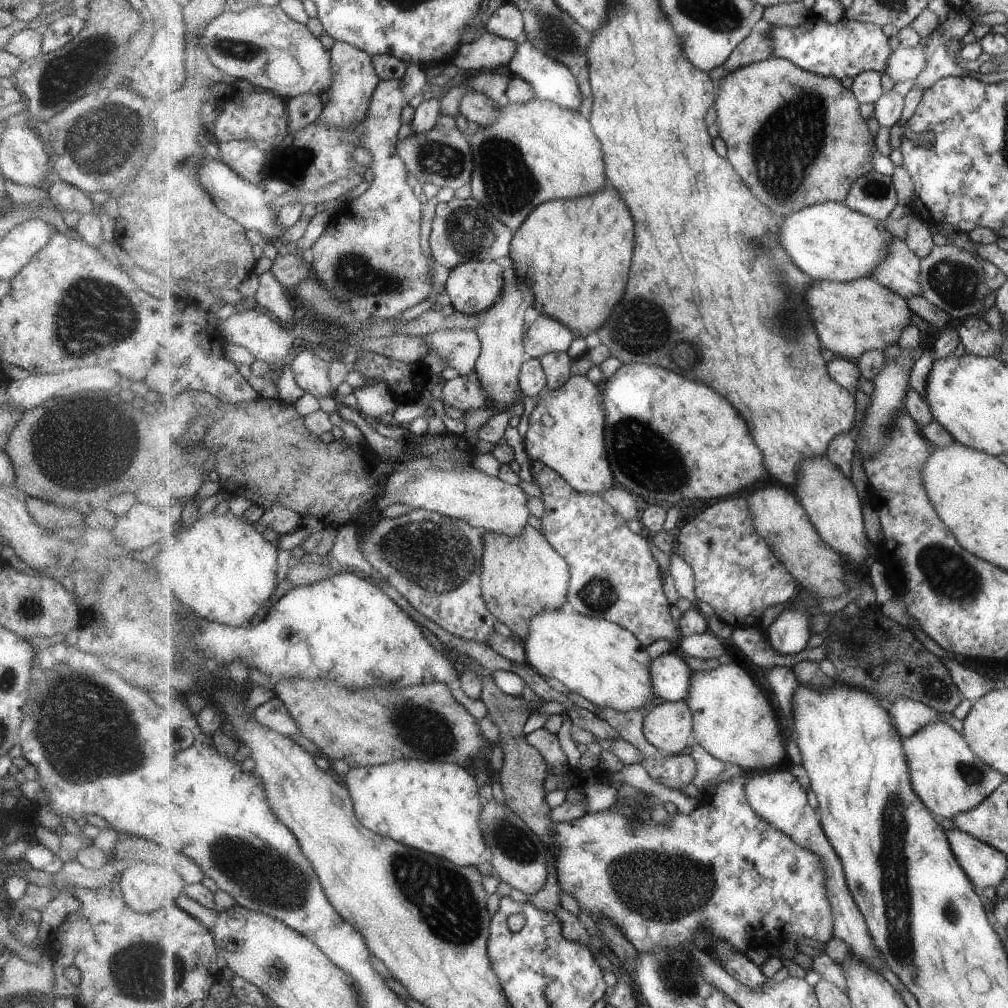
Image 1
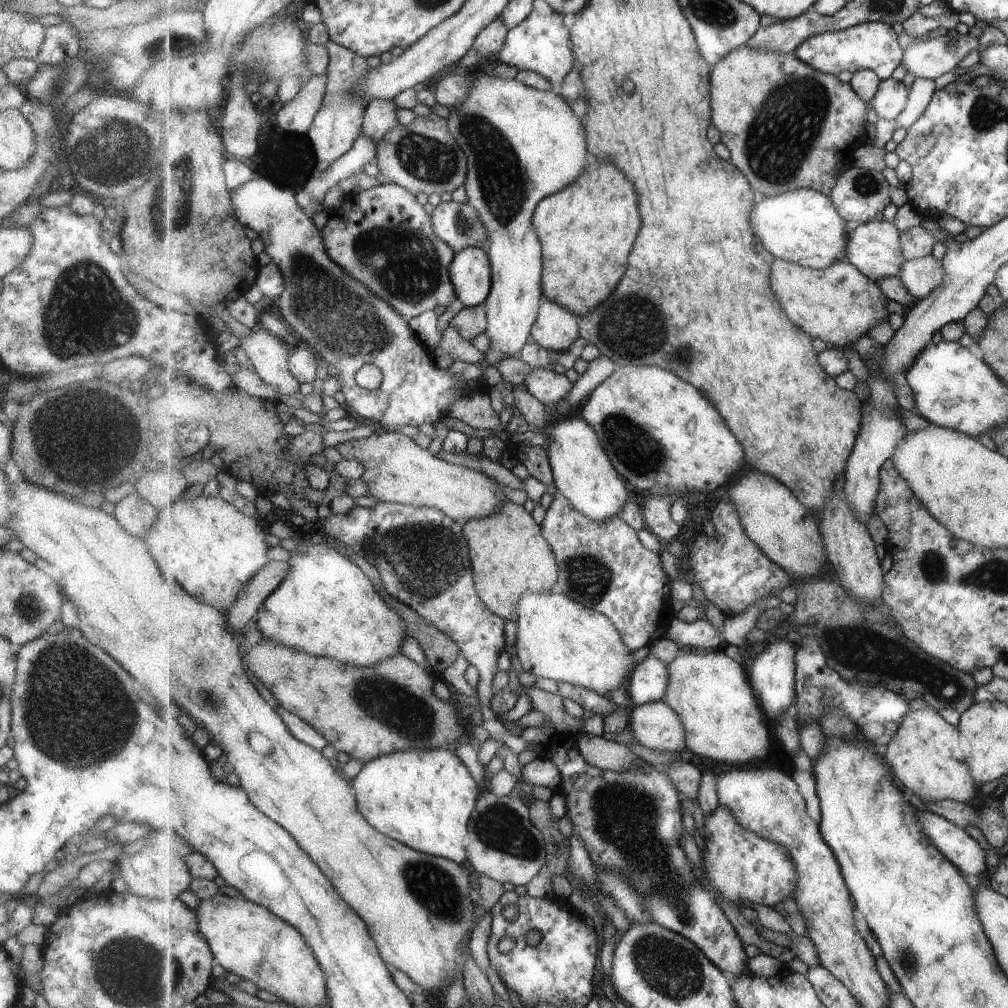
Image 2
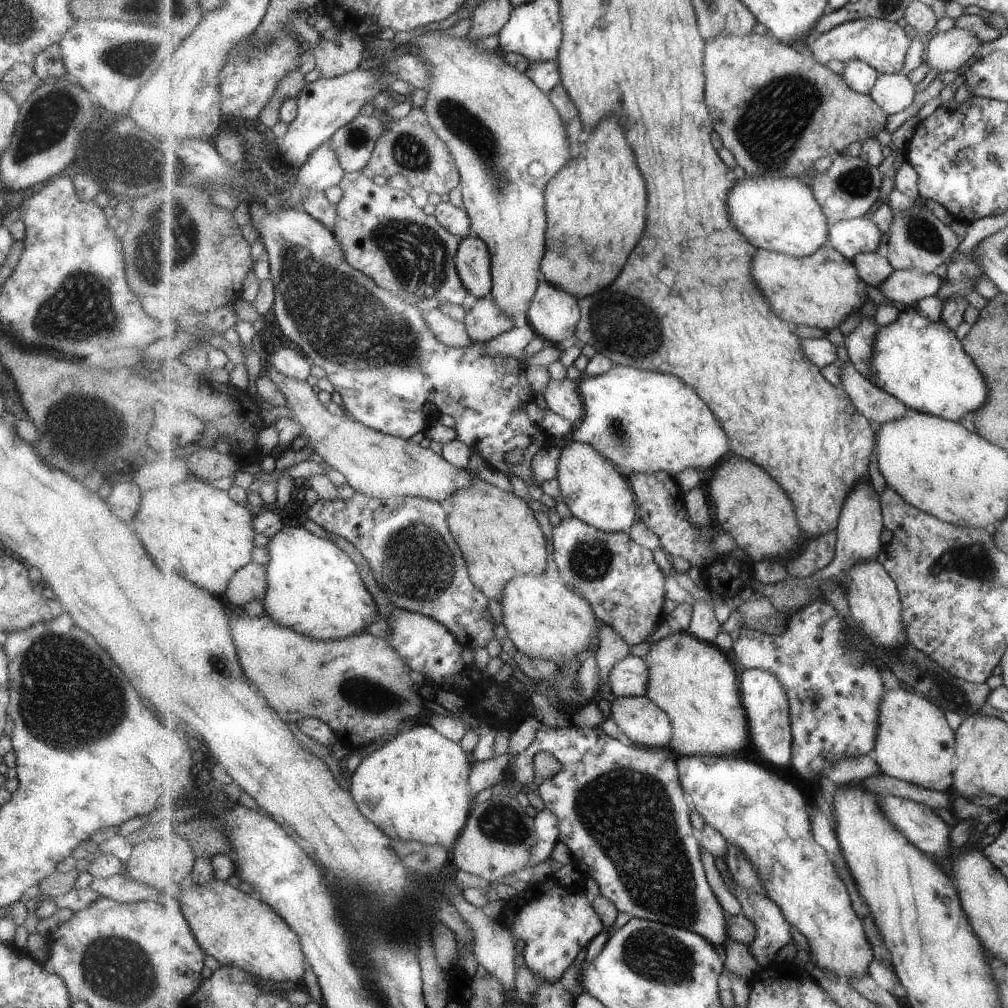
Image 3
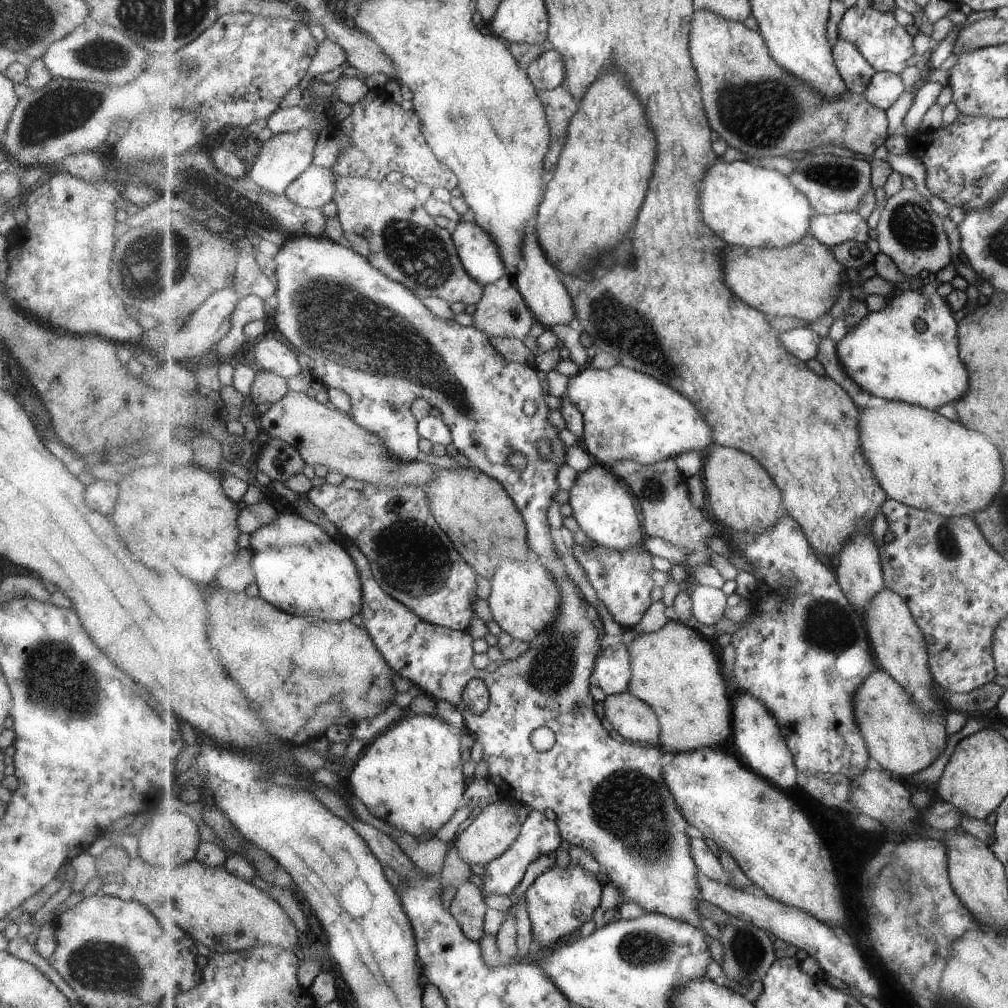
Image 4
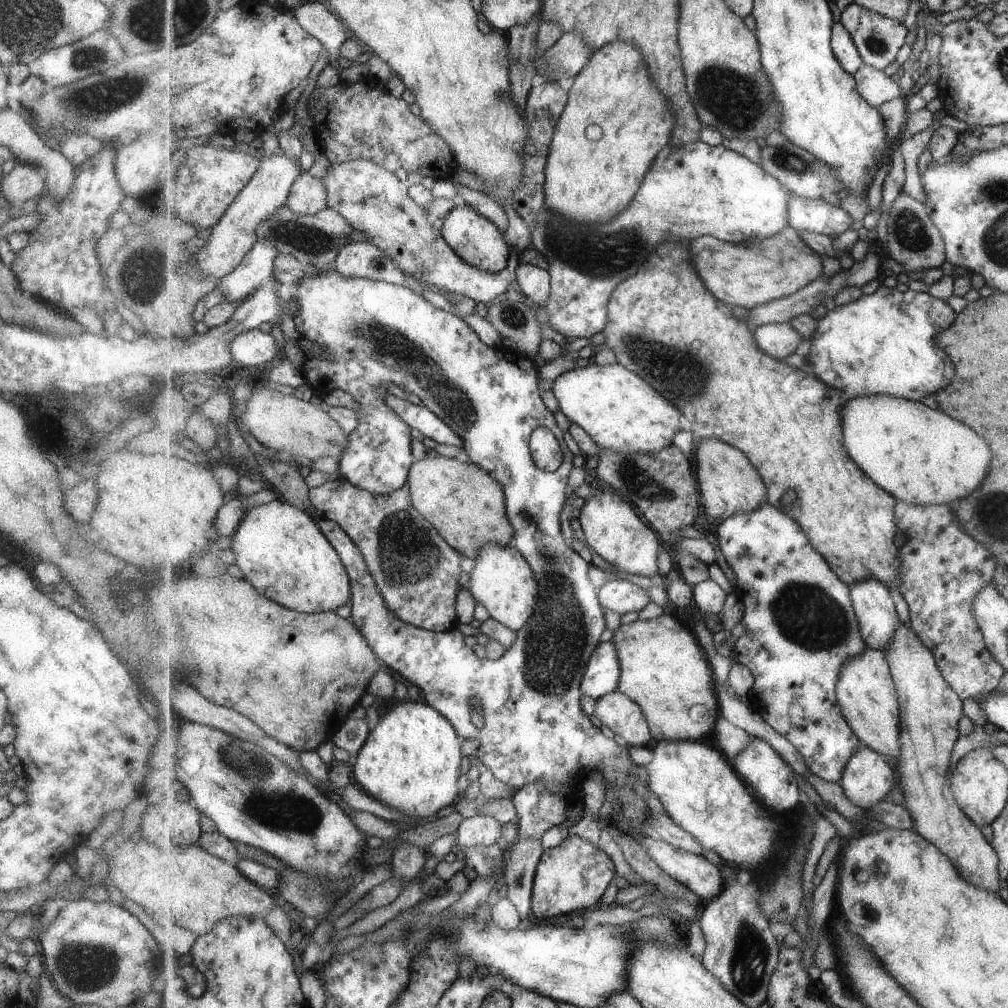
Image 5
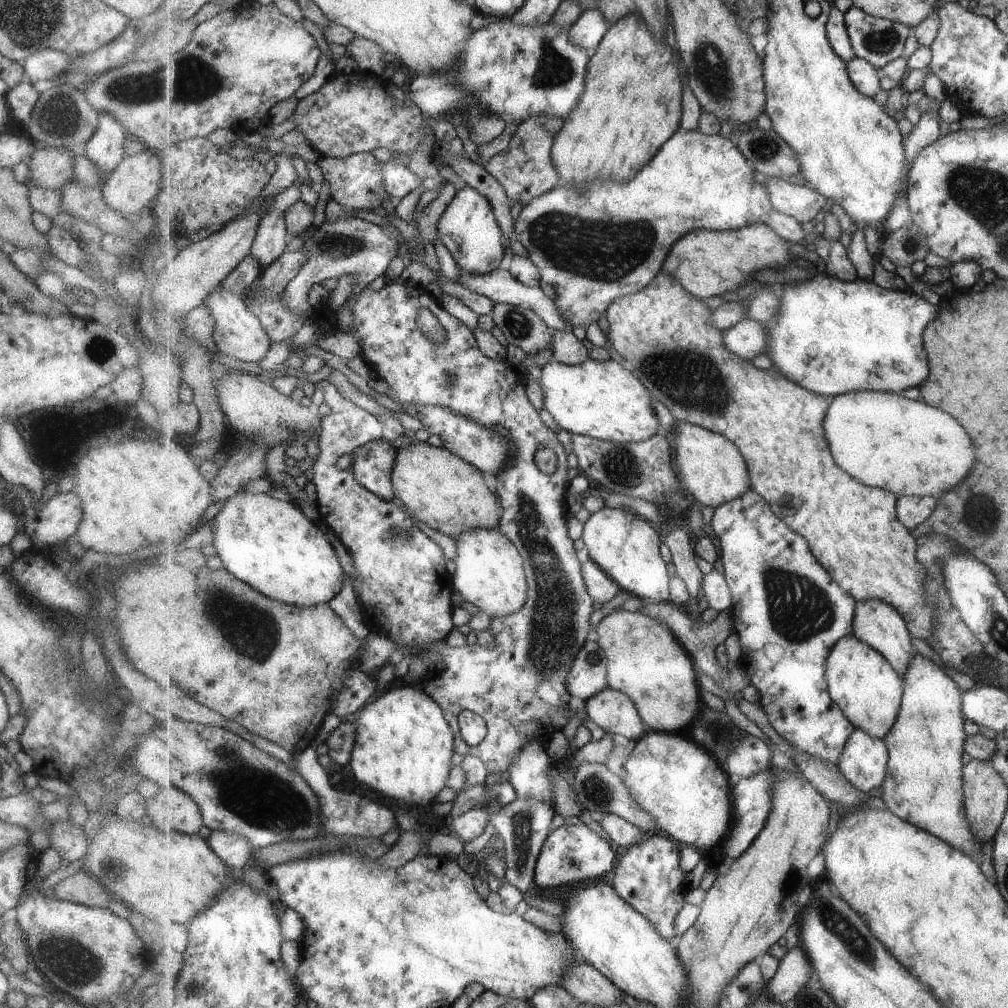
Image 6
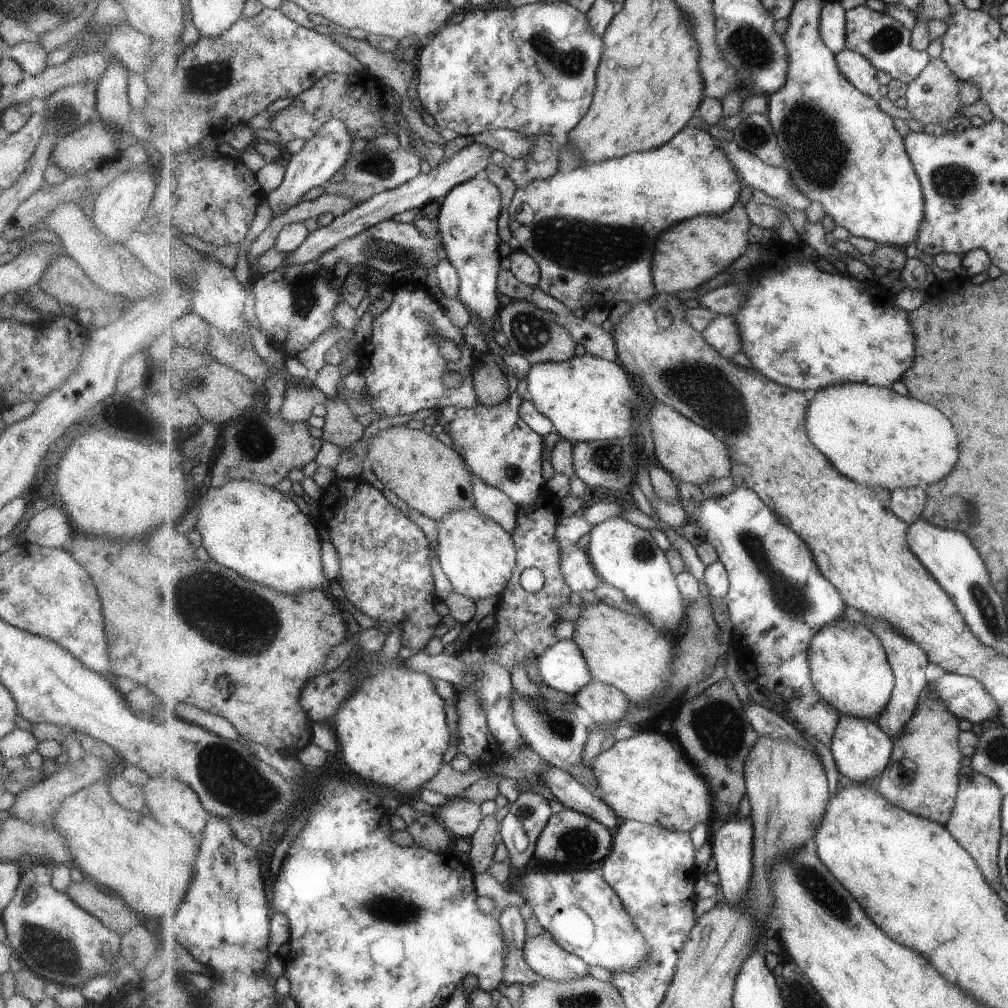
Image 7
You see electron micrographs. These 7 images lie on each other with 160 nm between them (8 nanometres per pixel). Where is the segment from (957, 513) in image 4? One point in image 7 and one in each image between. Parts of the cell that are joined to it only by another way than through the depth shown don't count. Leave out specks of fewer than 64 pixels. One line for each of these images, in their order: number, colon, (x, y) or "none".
5: (923, 457)
6: (910, 448)
7: (876, 436)

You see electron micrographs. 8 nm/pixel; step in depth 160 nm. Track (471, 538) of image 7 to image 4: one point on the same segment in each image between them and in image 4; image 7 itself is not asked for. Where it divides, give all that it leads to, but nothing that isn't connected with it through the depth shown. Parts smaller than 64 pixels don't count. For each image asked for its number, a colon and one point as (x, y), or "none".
4: (525, 598)
5: (502, 580)
6: (490, 573)

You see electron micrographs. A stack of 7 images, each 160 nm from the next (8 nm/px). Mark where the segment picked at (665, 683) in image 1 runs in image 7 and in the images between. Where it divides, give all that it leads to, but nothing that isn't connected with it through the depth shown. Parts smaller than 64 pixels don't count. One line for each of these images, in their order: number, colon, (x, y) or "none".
2: (650, 679)
3: (630, 677)
4: (613, 674)
5: (602, 676)
6: (589, 676)
7: (564, 667)

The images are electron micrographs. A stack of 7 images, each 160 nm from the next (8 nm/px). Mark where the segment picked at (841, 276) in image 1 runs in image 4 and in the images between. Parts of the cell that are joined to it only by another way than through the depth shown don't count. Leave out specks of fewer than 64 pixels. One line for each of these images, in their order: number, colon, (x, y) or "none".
2: (804, 227)
3: (783, 215)
4: (752, 206)

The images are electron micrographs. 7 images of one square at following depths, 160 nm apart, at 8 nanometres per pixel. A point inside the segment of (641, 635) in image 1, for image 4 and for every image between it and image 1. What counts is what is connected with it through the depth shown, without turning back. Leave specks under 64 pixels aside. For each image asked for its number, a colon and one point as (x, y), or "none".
2: (603, 564)
3: (620, 578)
4: (624, 579)

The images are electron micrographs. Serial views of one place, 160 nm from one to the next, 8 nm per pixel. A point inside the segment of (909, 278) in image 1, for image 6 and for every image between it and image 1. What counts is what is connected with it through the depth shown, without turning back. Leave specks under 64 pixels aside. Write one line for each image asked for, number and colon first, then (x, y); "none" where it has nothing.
2: (875, 248)
3: (852, 237)
4: (833, 230)
5: (815, 216)
6: (806, 204)

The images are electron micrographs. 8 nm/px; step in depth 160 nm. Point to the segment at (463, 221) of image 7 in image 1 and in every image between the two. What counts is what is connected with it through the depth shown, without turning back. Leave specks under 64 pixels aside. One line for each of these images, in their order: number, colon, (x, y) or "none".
1: (475, 286)
2: (471, 270)
3: (473, 260)
4: (480, 255)
5: (479, 241)
6: (469, 229)

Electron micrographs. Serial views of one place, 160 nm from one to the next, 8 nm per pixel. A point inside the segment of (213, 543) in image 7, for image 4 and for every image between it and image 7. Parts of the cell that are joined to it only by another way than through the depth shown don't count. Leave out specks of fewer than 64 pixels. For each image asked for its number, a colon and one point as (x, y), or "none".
4: (300, 568)
5: (281, 549)
6: (270, 544)

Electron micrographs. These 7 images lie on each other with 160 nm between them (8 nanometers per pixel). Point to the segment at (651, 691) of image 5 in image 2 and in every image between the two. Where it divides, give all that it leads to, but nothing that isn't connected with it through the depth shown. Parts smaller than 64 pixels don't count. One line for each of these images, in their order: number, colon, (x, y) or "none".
2: (724, 722)
3: (694, 682)
4: (678, 671)

